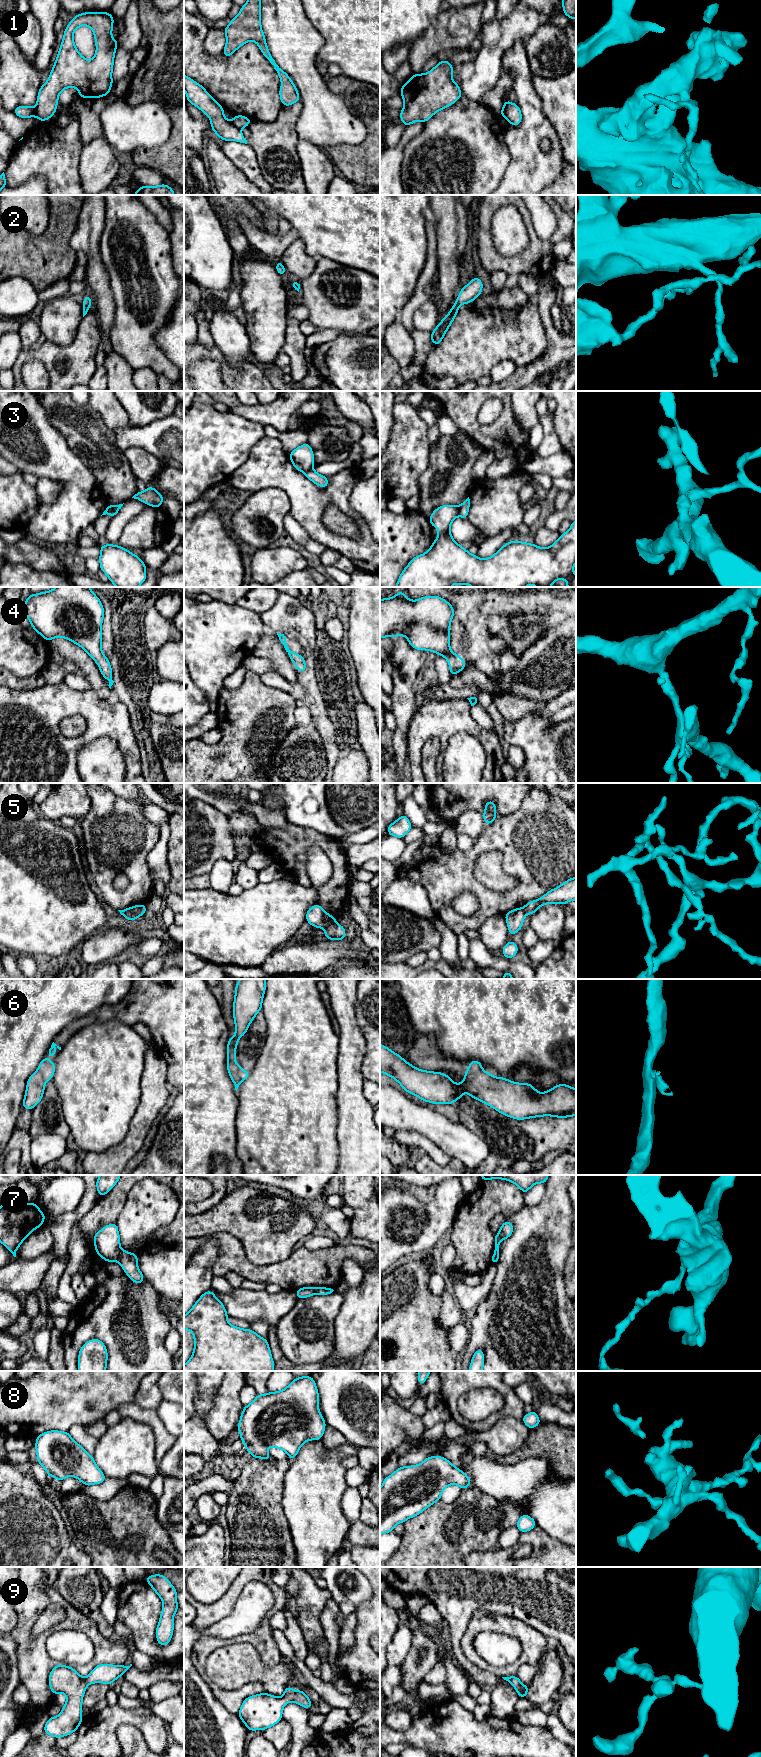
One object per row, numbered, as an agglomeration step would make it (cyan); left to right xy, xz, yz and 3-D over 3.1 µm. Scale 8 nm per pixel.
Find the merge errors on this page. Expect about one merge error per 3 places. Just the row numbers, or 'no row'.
1, 3, 5, 6, 7

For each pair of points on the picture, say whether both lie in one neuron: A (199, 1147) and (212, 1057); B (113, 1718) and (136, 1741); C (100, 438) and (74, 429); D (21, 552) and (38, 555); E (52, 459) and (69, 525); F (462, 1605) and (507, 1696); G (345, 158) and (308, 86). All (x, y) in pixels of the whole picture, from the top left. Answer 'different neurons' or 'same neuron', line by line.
A: same neuron
B: different neurons
C: same neuron
D: same neuron
E: same neuron
F: different neurons
G: different neurons

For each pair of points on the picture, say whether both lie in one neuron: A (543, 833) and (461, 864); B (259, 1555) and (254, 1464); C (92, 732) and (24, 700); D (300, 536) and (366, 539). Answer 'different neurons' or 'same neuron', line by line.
A: same neuron
B: same neuron
C: same neuron
D: different neurons

